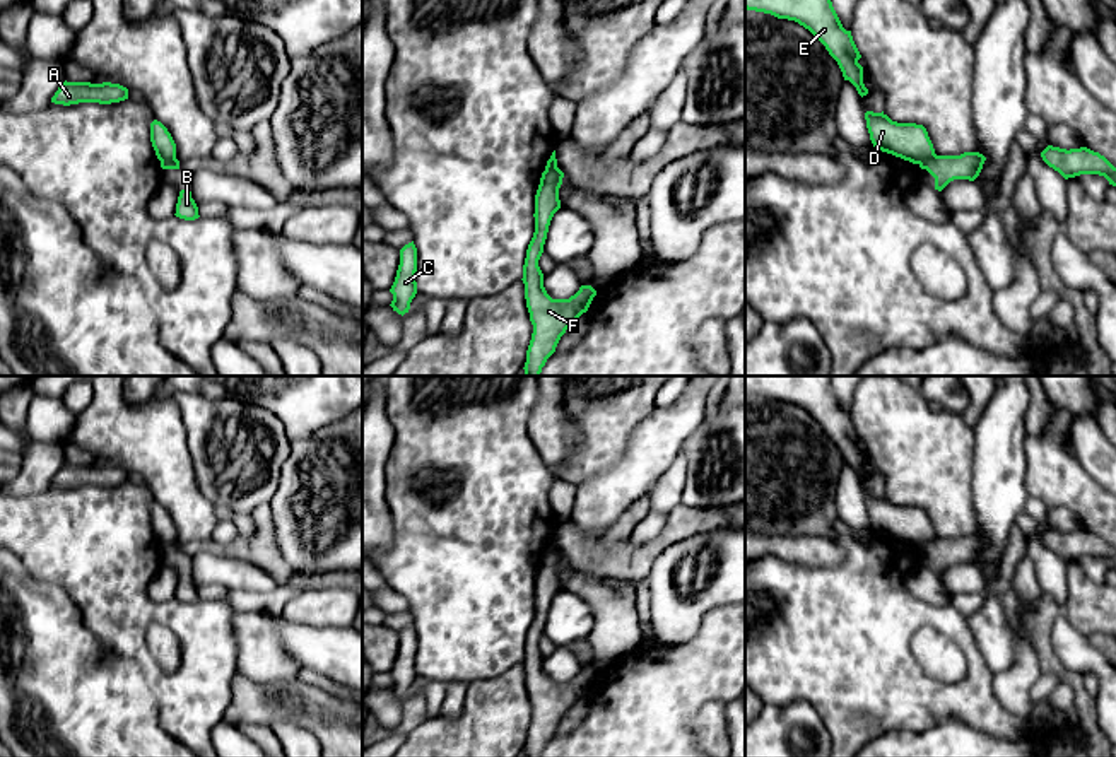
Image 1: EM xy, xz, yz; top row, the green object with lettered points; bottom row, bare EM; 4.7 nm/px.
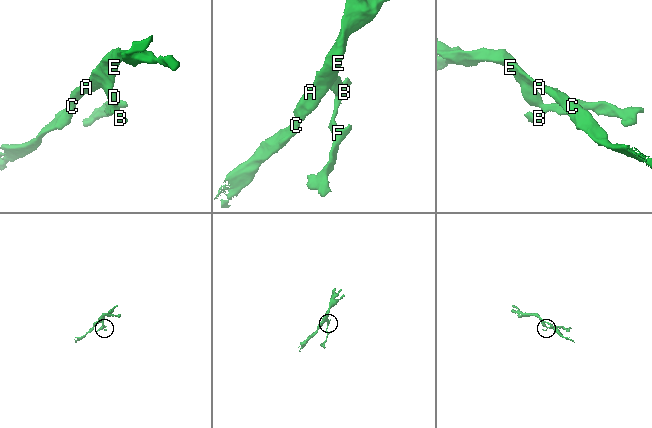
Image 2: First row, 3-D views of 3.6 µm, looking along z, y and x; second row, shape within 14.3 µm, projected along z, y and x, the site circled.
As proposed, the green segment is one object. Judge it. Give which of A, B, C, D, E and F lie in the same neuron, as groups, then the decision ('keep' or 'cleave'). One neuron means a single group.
A C D E / B F; cleave

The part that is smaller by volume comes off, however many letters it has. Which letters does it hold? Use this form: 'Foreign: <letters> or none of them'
Foreign: B, F

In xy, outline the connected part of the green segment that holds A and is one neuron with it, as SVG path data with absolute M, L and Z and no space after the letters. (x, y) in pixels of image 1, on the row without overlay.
M63 465L51 485L55 487L79 487L79 485L99 485L99 487L111 487L128 482L128 472L120 467L103 465L103 467L91 467L91 465Z

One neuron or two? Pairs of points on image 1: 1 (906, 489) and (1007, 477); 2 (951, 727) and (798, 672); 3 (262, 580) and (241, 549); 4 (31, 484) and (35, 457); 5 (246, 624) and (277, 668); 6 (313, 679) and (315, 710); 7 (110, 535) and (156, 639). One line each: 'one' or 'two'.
1: two
2: two
3: two
4: one
5: one
6: two
7: two

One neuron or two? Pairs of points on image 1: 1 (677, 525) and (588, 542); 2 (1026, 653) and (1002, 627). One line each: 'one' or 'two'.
1: one
2: two

